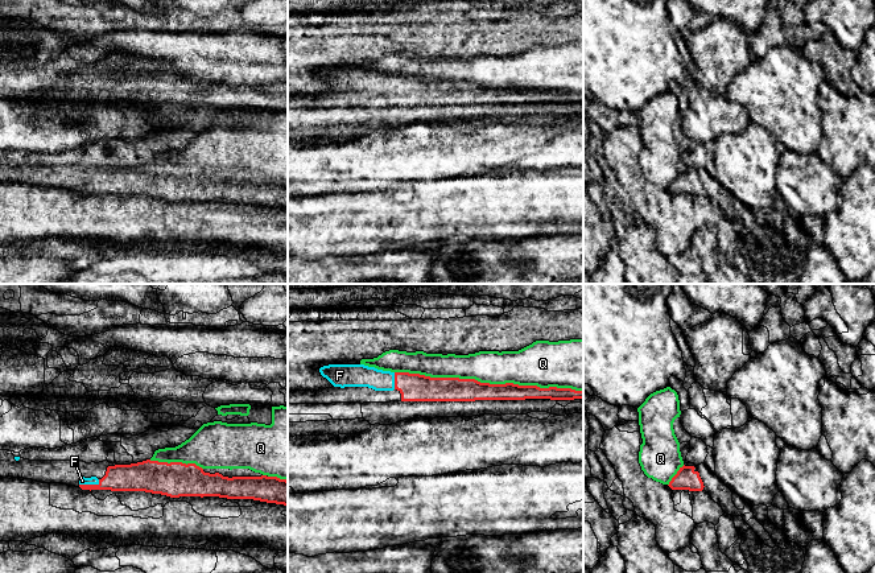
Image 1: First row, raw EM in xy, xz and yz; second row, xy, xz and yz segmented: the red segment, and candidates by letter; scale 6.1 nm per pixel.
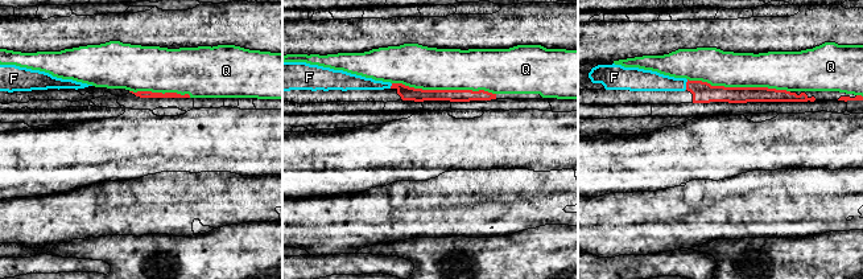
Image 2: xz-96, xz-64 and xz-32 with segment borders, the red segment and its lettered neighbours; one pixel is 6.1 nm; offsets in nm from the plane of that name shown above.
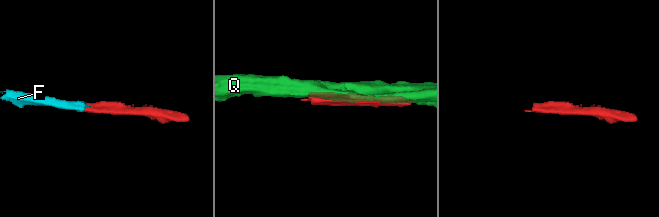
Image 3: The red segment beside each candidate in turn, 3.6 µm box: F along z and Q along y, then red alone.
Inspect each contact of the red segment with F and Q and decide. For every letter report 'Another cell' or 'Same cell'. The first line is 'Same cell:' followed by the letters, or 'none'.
Same cell: F
F: Same cell
Q: Another cell

